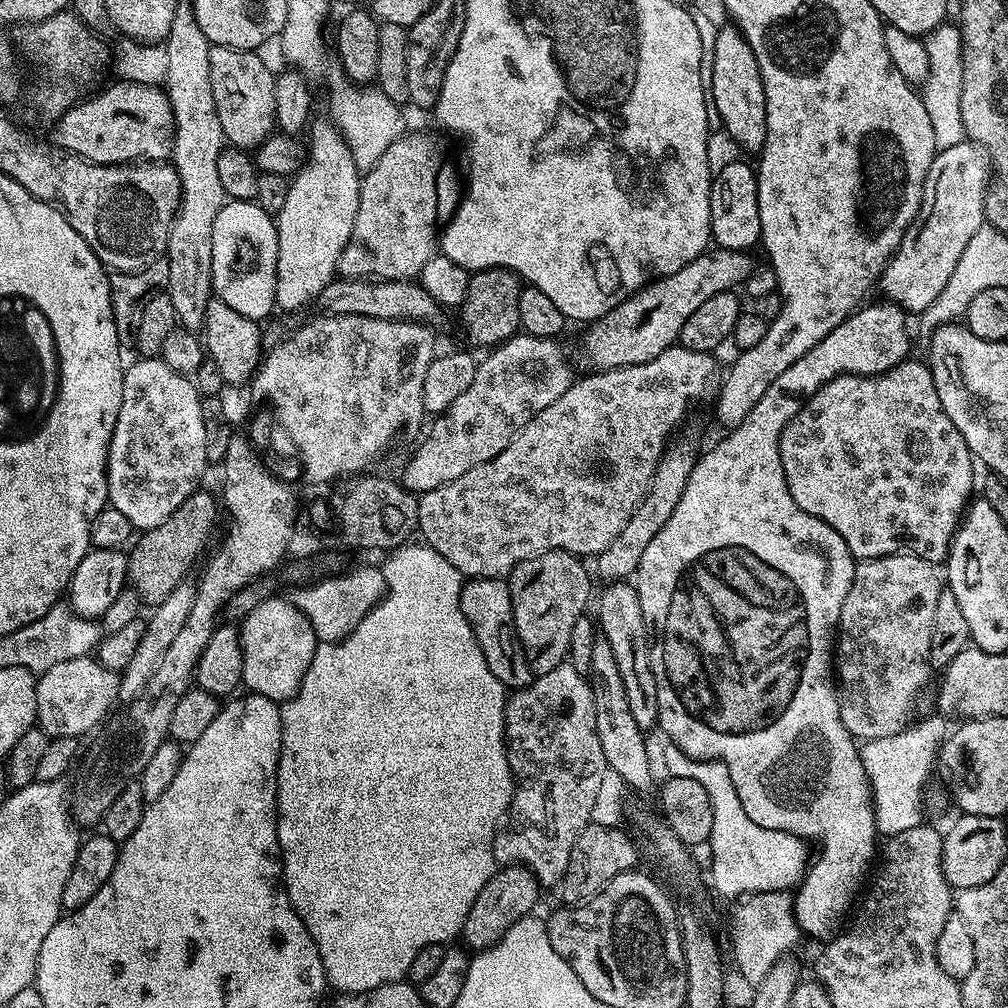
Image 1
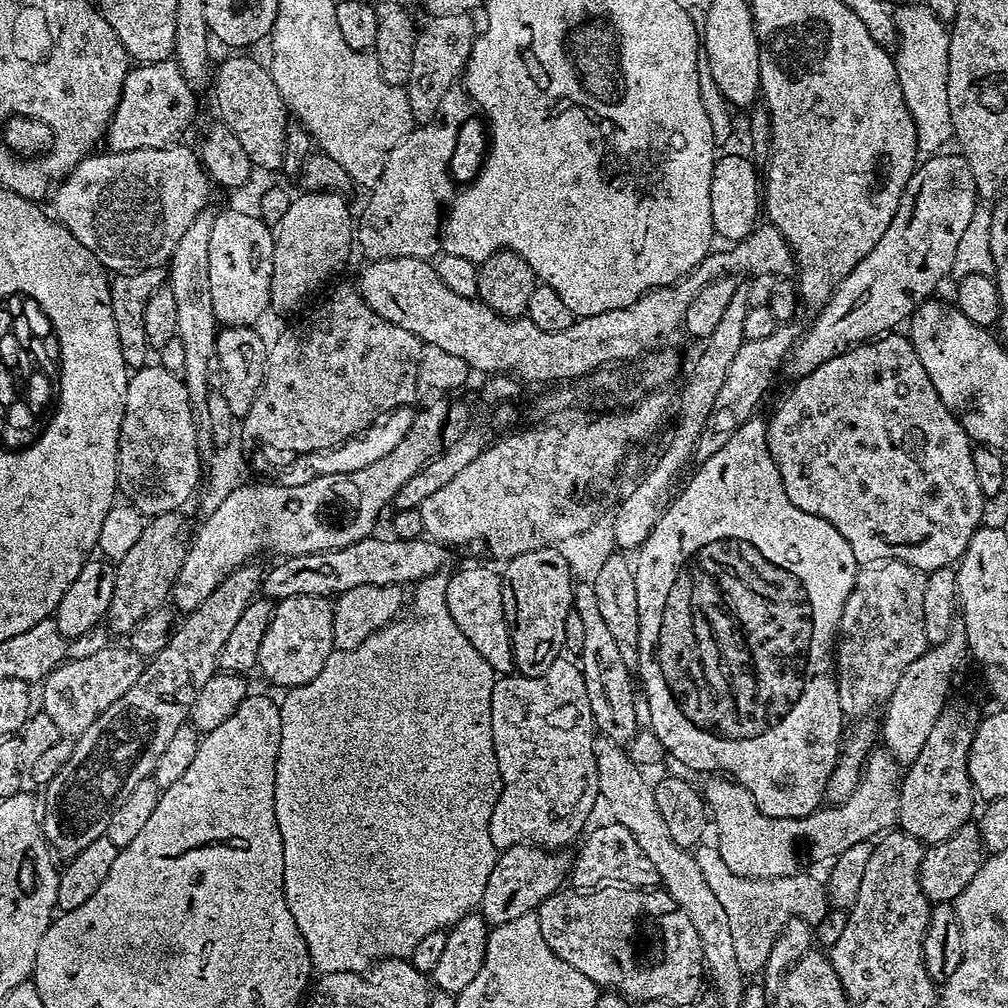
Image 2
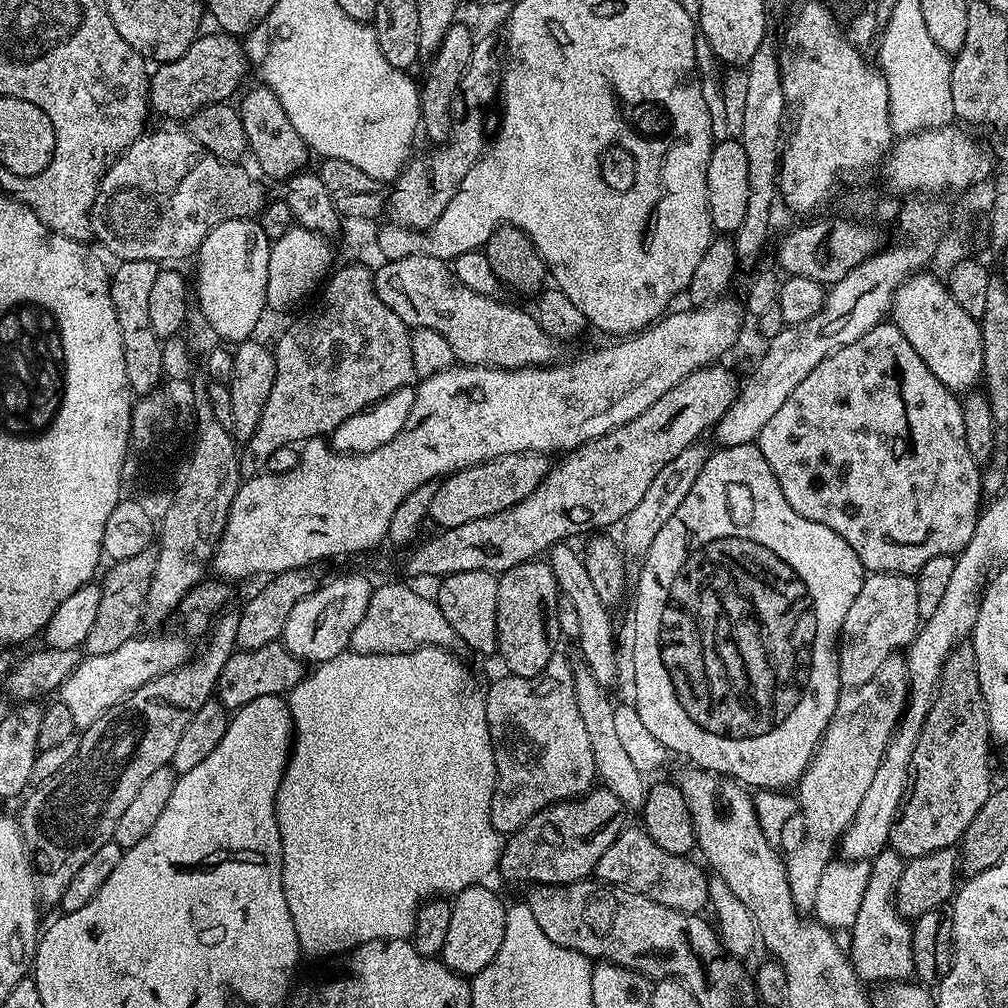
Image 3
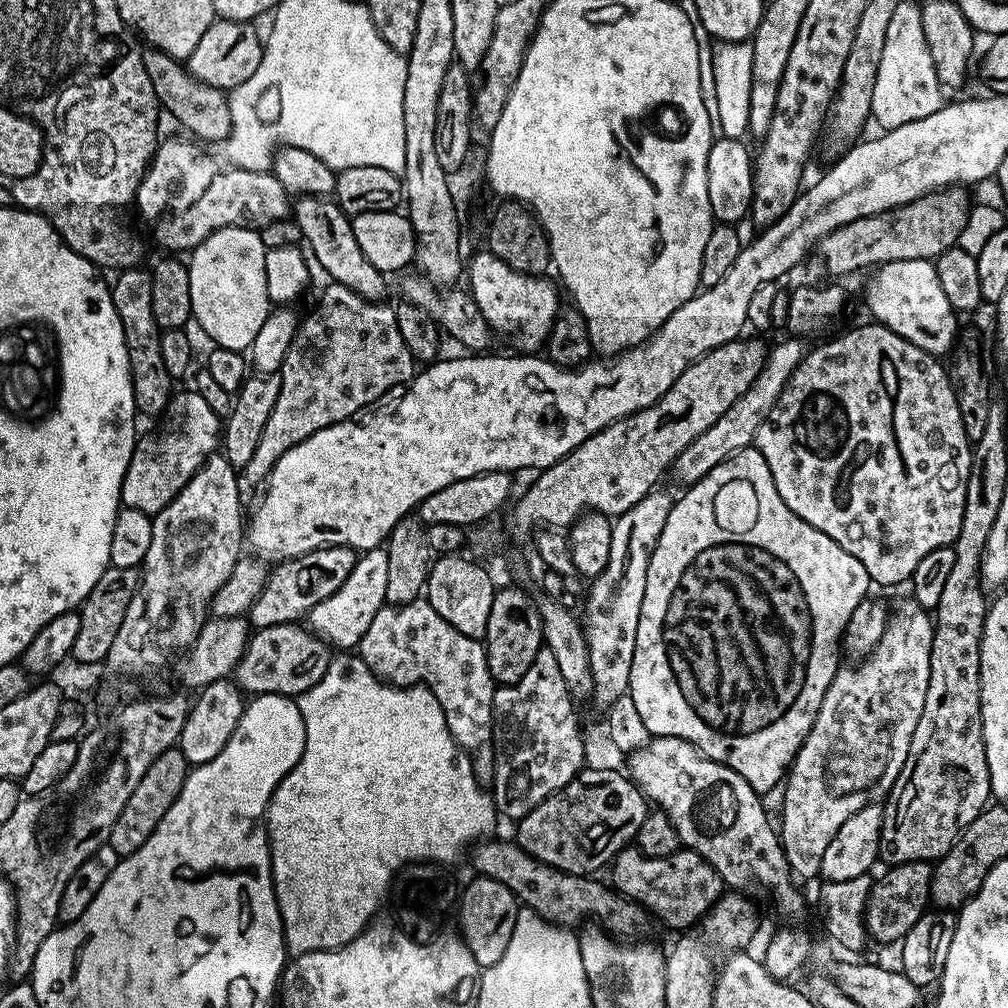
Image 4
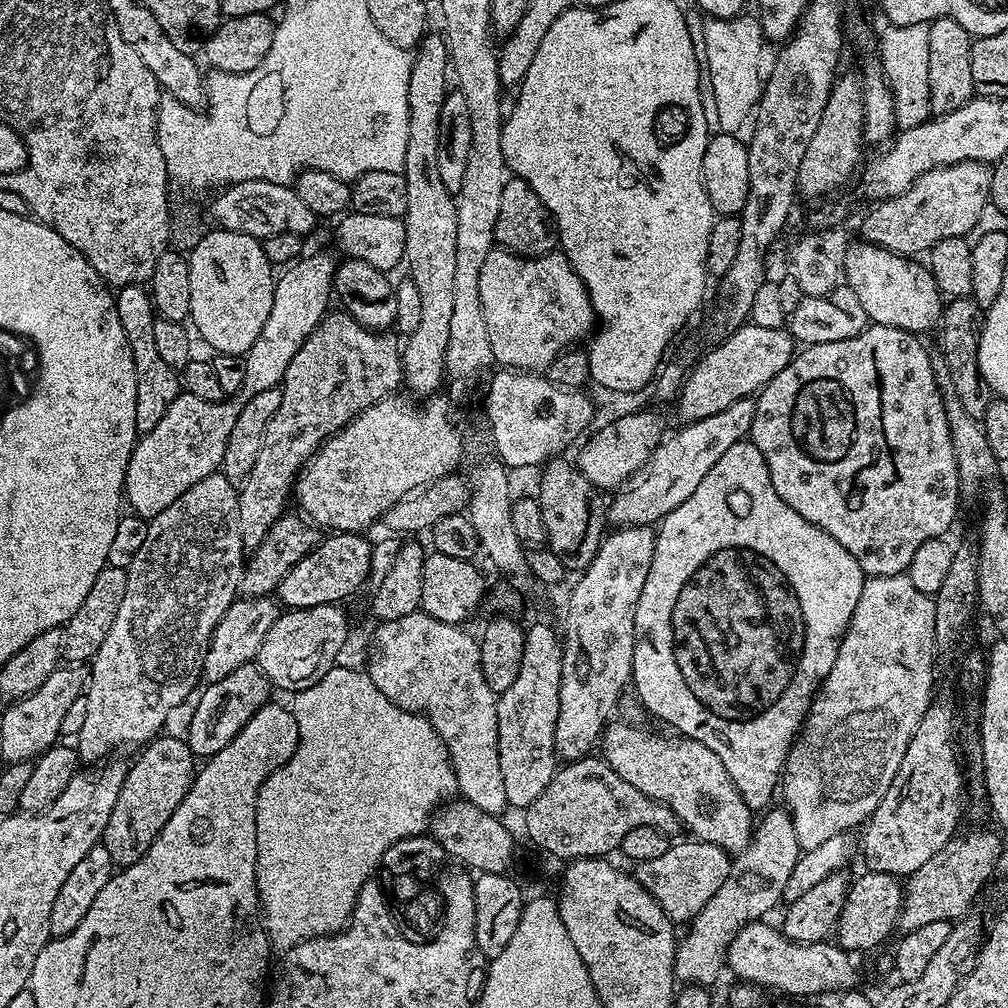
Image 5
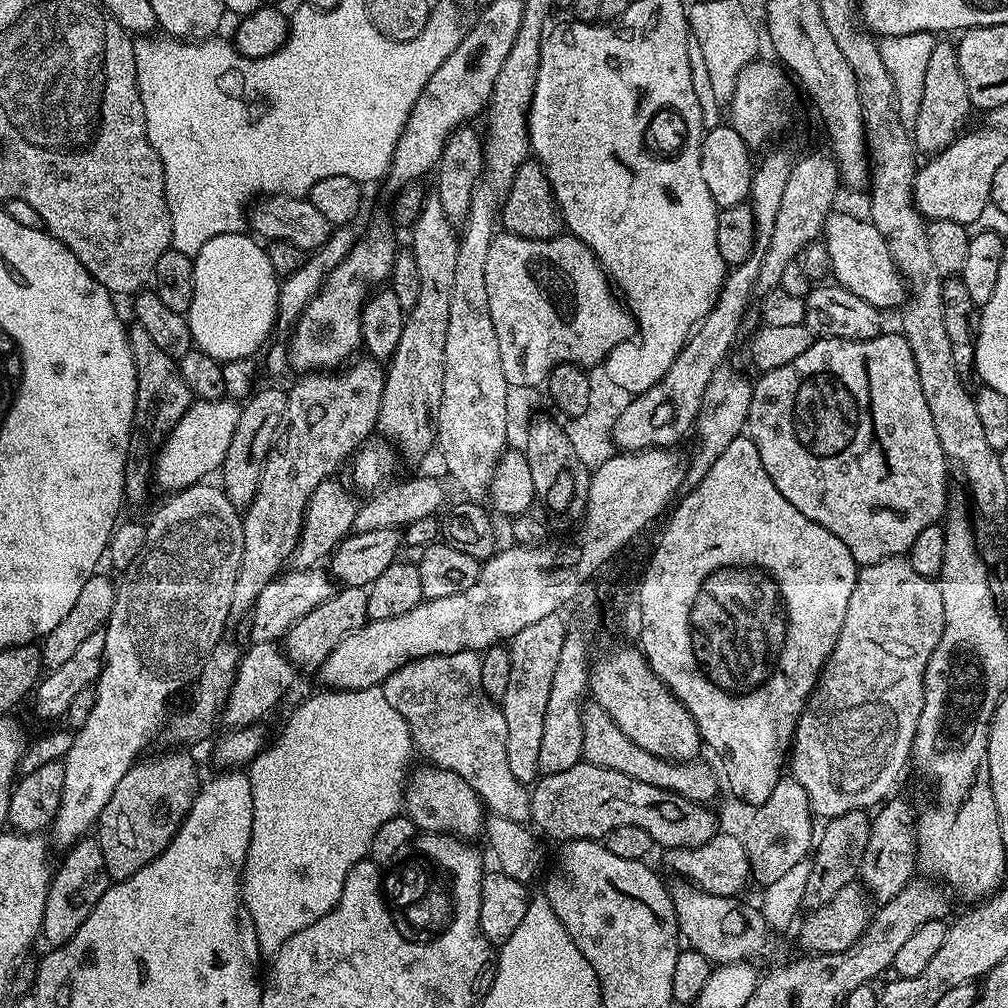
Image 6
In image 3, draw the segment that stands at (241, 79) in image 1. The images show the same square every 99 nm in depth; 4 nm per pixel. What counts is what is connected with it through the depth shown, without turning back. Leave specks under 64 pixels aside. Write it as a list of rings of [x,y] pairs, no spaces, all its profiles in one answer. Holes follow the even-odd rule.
[[[259,87],[250,89],[248,93],[245,91],[239,97],[241,100],[238,111],[246,134],[248,152],[270,179],[287,182],[309,167],[310,149],[298,134],[298,130],[294,130],[286,110],[282,110],[282,102],[278,102],[278,98],[268,87]]]

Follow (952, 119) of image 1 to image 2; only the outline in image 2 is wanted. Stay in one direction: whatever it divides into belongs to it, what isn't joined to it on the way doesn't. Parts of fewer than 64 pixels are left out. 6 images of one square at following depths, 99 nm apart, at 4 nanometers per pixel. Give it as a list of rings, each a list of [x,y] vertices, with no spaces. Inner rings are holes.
[[[927,3],[904,4],[895,9],[896,43],[894,59],[902,98],[910,118],[914,118],[916,147],[921,153],[936,154],[947,140],[953,139],[950,101],[946,98],[948,81],[948,37],[950,28],[930,11]]]

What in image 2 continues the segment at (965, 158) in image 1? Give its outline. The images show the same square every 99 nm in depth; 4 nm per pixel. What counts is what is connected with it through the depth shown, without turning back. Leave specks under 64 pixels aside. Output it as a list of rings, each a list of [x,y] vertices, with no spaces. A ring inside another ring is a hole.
[[[929,155],[928,161],[912,173],[894,219],[886,226],[886,234],[878,238],[878,246],[854,266],[815,313],[812,328],[803,329],[786,361],[786,372],[788,368],[792,378],[810,374],[850,346],[899,329],[896,327],[903,325],[944,279],[949,279],[958,241],[978,206],[978,193],[963,155],[944,155]]]

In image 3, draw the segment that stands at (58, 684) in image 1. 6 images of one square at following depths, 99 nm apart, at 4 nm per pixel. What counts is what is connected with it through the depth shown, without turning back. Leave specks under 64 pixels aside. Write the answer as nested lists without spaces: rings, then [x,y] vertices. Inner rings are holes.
[[[137,635],[130,642],[122,642],[122,646],[118,646],[118,650],[110,650],[110,654],[85,655],[76,669],[64,679],[63,686],[58,689],[58,699],[66,706],[66,710],[70,710],[70,718],[74,718],[77,729],[83,730],[90,727],[98,717],[106,714],[106,710],[113,708],[119,700],[125,700],[131,692],[146,686],[146,682],[167,672],[178,670],[194,655],[194,648],[187,644],[189,641],[183,635],[180,635],[181,637],[144,635]]]

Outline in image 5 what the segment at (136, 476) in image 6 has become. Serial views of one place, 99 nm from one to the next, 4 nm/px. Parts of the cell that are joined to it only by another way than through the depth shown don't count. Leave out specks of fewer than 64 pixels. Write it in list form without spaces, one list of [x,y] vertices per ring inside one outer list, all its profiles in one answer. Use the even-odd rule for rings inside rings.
[[[125,284],[115,293],[118,318],[122,318],[122,330],[126,330],[126,342],[134,358],[136,371],[136,426],[141,433],[149,432],[160,420],[162,402],[172,400],[182,391],[182,380],[177,369],[166,366],[158,355],[154,343],[154,322],[158,319],[147,287],[139,284]]]

